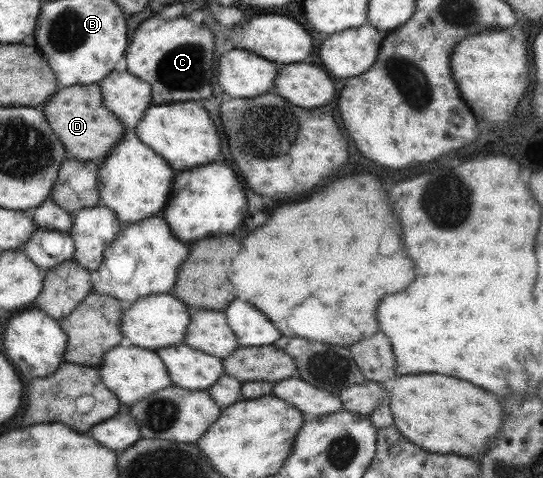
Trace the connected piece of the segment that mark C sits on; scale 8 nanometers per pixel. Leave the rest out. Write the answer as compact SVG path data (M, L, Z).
M149 17L134 30L125 49L127 73L150 85L150 105L205 99L211 93L213 38L205 27L195 27L187 17Z

